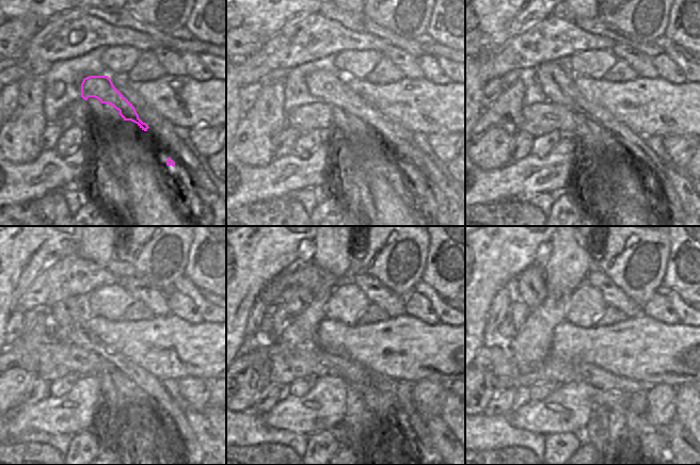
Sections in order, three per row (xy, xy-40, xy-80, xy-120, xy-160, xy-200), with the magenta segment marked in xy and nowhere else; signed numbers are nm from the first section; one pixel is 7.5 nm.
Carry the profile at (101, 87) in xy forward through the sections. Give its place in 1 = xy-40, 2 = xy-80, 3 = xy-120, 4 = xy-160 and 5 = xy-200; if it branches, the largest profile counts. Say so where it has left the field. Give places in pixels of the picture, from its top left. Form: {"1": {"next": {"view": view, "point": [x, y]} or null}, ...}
{"1": {"next": {"view": "xy-40", "point": [331, 89]}}, "2": {"next": {"view": "xy-80", "point": [557, 81]}}, "3": {"next": {"view": "xy-120", "point": [73, 313]}}, "4": {"next": {"view": "xy-160", "point": [415, 427]}}, "5": {"next": {"view": "xy-200", "point": [530, 284]}}}

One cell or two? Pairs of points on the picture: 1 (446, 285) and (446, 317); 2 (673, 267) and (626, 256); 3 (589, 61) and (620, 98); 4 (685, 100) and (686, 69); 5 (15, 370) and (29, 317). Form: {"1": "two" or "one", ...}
{"1": "two", "2": "two", "3": "two", "4": "two", "5": "two"}

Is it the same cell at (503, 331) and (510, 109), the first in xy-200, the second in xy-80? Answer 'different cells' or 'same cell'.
different cells

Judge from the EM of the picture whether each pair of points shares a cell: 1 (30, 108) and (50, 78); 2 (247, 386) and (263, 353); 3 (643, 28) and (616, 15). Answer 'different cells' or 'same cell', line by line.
1: different cells
2: same cell
3: same cell

